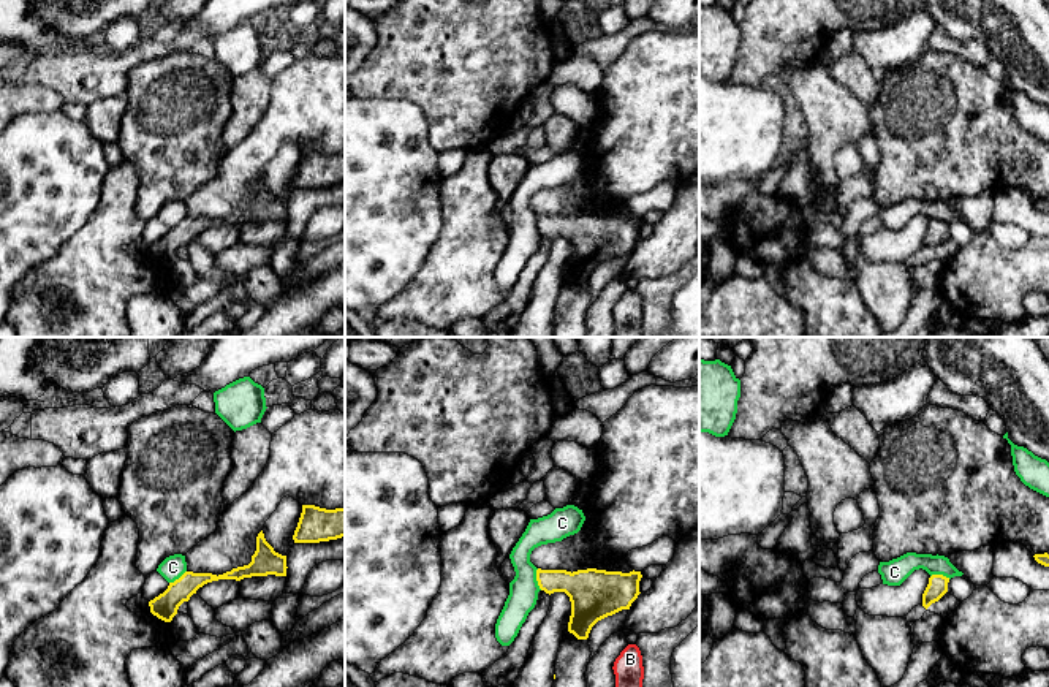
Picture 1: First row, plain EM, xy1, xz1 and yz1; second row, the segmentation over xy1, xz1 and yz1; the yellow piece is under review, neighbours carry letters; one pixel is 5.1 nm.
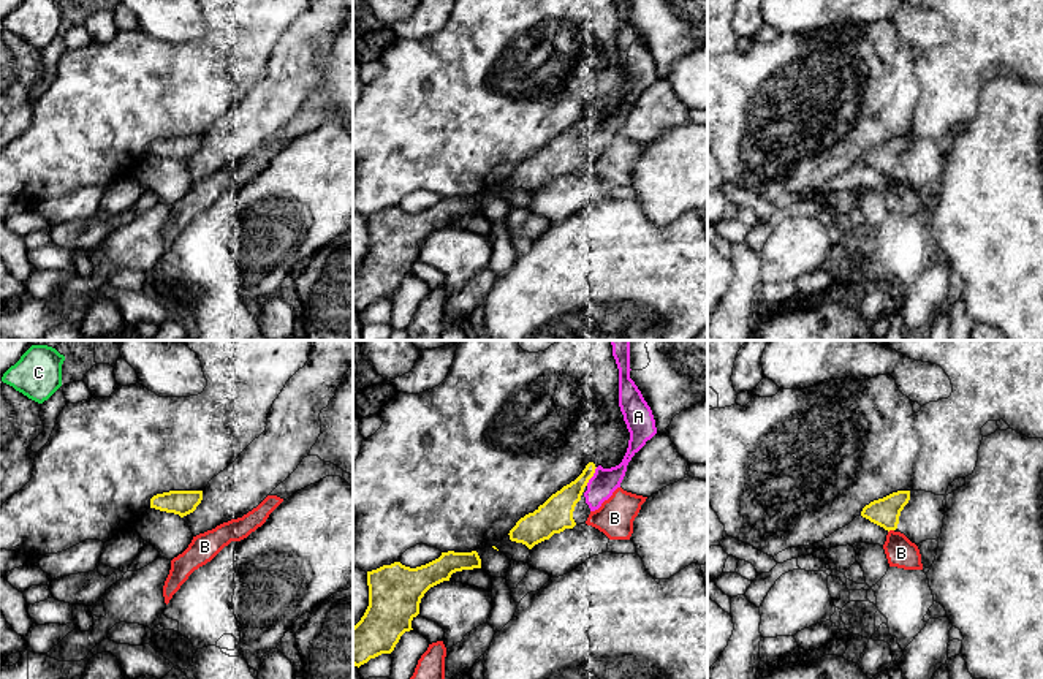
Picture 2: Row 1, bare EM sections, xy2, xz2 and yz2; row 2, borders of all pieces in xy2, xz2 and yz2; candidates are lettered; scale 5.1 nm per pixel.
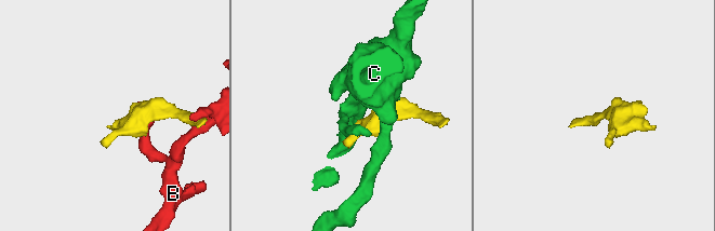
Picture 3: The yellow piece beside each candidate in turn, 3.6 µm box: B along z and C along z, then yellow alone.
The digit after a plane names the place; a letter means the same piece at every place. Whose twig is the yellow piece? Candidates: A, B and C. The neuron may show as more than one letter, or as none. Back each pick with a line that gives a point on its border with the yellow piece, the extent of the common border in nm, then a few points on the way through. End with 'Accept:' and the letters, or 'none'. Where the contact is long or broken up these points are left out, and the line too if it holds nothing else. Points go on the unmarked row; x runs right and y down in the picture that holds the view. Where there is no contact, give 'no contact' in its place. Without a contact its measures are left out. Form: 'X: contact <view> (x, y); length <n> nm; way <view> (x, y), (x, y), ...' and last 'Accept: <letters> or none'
A: contact xz2 (592, 121); length 110 nm
Accept: A

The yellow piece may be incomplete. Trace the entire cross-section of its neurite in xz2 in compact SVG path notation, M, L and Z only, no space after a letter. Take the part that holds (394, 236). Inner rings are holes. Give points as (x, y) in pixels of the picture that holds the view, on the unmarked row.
M476 196L442 198L426 211L410 214L400 207L367 217L369 252L353 272L353 310L361 312L391 299L412 266L419 260L424 239L462 215L481 214Z

